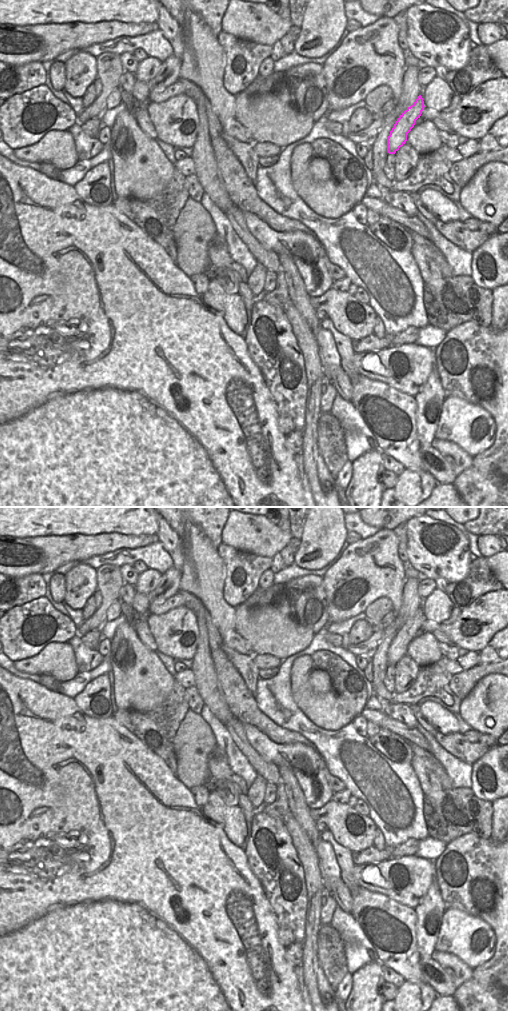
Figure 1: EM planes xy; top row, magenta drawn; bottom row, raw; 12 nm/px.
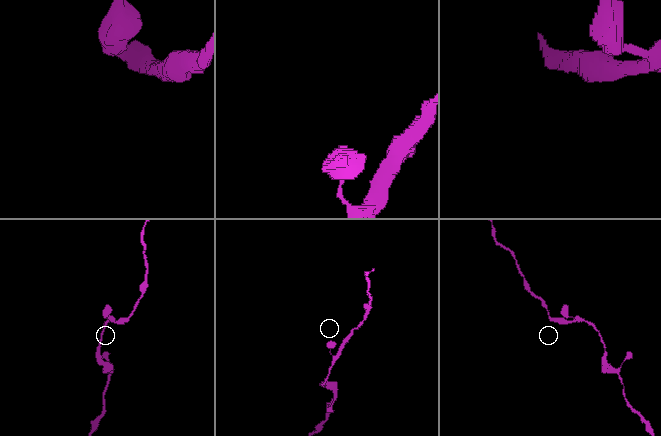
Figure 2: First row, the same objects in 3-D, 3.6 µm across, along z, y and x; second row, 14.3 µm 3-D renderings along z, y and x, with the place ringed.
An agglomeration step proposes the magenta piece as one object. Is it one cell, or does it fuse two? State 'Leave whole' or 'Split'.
Leave whole.

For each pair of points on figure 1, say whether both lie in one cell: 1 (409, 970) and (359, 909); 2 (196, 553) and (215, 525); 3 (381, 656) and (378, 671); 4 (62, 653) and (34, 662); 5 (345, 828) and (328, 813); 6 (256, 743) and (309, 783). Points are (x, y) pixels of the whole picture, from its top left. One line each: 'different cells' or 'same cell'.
1: same cell
2: different cells
3: same cell
4: same cell
5: same cell
6: same cell

